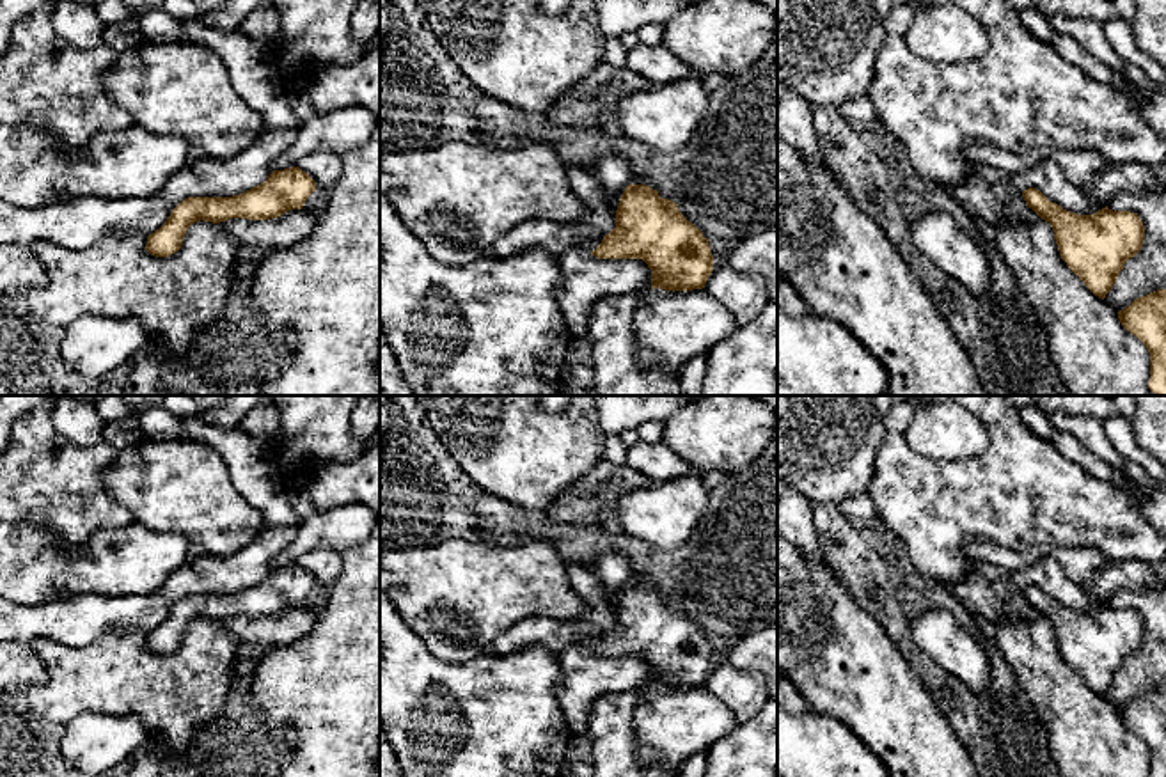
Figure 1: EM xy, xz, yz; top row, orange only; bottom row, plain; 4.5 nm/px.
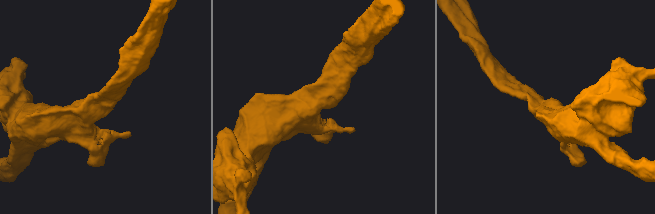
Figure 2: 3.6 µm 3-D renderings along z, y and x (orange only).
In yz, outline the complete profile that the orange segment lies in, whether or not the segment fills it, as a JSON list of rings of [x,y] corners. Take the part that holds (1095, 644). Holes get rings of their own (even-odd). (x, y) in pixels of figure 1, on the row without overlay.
[[[1028,585],[1022,594],[1042,617],[1049,619],[1061,656],[1099,695],[1113,687],[1123,662],[1145,639],[1145,623],[1136,610],[1107,603],[1093,612],[1075,612],[1051,600],[1040,587]]]

